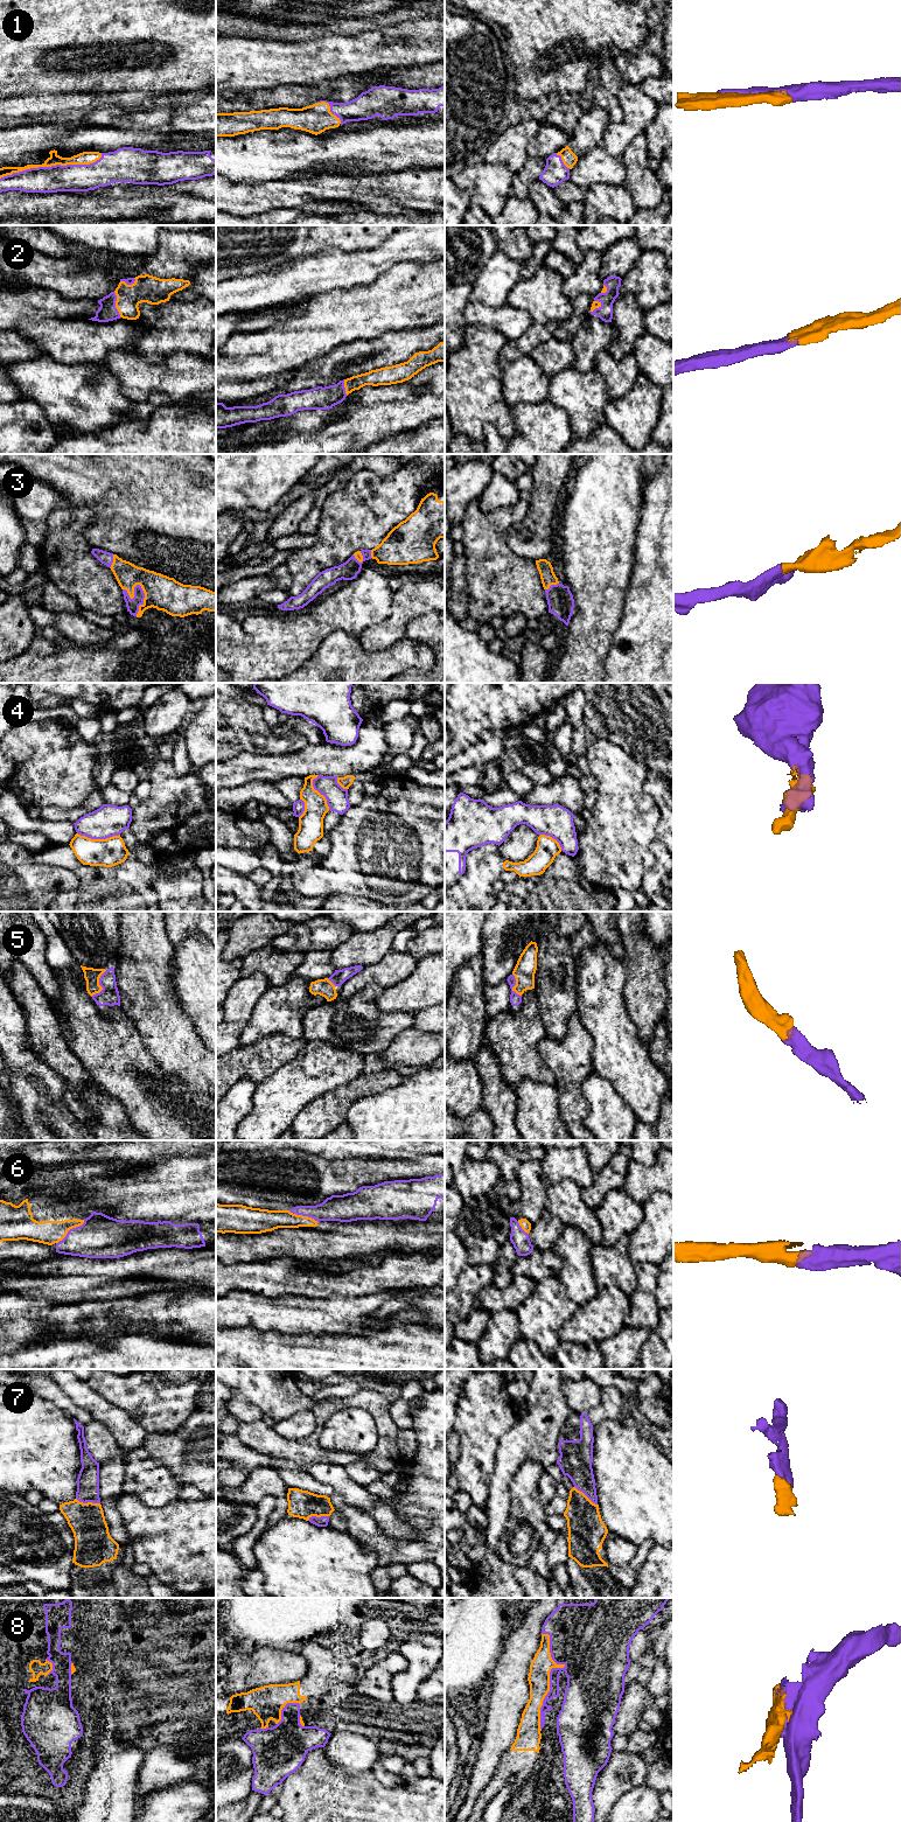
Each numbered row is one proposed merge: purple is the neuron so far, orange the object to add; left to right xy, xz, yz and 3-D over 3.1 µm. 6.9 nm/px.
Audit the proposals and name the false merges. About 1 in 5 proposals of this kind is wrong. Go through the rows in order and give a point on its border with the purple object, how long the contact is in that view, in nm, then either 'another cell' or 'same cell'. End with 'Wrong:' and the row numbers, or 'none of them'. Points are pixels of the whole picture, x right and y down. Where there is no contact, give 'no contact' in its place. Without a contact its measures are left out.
1: xy (51, 166) | 750 nm | same cell
2: xy (114, 305) | 180 nm | same cell
3: xy (142, 600) | 220 nm | same cell
4: xy (98, 838) | 300 nm | another cell
5: xy (99, 984) | 220 nm | same cell
6: xy (70, 1229) | 260 nm | same cell
7: xy (88, 1501) | 170 nm | same cell
8: yz (550, 1674) | 650 nm | another cell
Wrong: 4, 8

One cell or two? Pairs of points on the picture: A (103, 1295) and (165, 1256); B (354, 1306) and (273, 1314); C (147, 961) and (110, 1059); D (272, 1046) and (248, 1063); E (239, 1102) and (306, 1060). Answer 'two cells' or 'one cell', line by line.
A: two cells
B: one cell
C: two cells
D: one cell
E: two cells

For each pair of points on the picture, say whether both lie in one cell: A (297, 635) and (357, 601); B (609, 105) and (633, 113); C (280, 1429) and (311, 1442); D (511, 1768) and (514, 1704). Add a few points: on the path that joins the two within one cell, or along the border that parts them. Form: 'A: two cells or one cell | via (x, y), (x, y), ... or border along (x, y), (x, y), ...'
A: one cell | via (312, 628), (320, 625), (329, 615), (342, 611)
B: two cells | border along (624, 84), (617, 95), (622, 120), (610, 123)
C: two cells | border along (318, 1424), (302, 1438), (283, 1438), (277, 1433)
D: two cells | border along (509, 1749), (503, 1754), (494, 1773)

